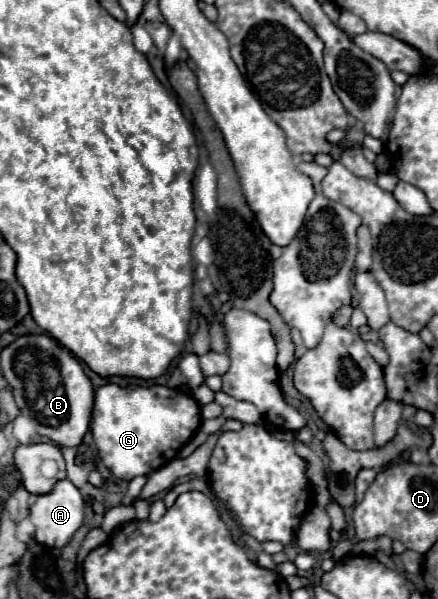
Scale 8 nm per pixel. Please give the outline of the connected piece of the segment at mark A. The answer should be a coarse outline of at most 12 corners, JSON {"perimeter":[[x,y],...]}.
{"perimeter":[[67,479],[33,497],[35,541],[65,547],[85,501]]}

